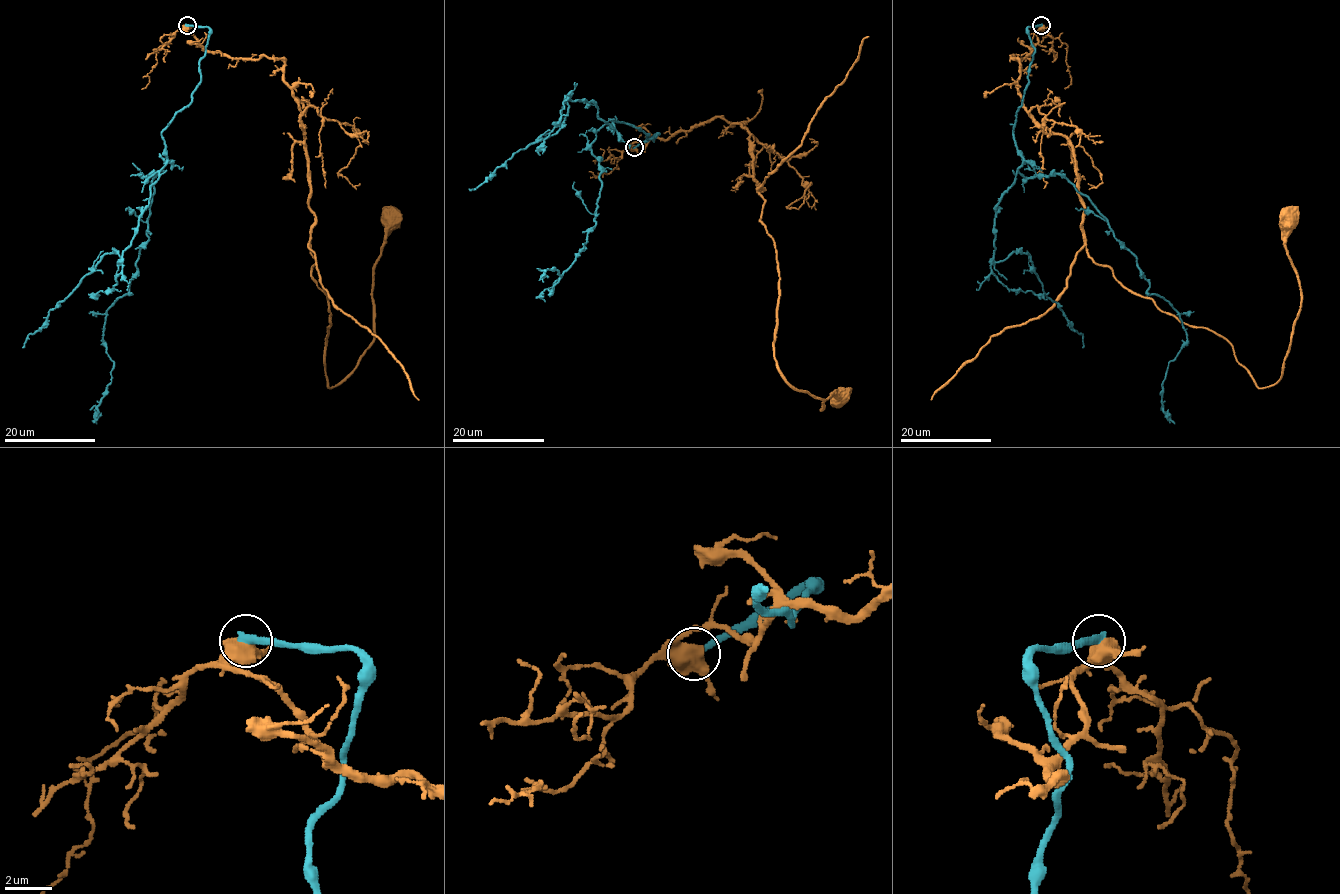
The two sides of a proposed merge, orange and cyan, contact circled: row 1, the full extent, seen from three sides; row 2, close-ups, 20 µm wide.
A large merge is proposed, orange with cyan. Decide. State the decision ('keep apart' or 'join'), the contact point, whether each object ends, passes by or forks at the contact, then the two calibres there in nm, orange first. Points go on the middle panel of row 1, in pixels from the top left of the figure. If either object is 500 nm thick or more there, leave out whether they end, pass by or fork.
keep apart; at (634, 147); 600 nm thick on the orange side, 320 nm on the other

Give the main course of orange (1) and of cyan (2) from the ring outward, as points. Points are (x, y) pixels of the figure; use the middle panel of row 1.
1: (634, 147), (716, 117), (747, 130), (776, 250), (774, 358), (821, 409), (837, 393)
2: (634, 147), (657, 133), (609, 120), (613, 130), (597, 131), (595, 226), (550, 294), (557, 270), (543, 281)

